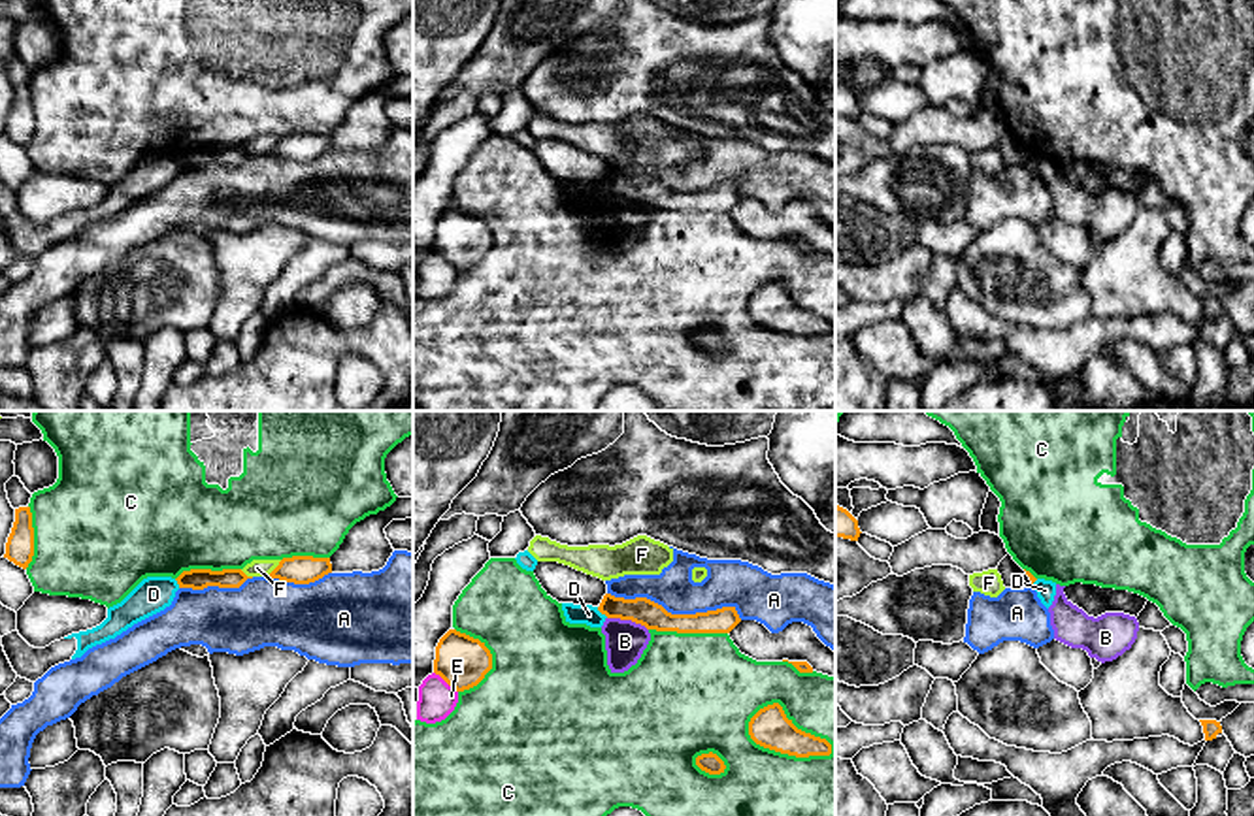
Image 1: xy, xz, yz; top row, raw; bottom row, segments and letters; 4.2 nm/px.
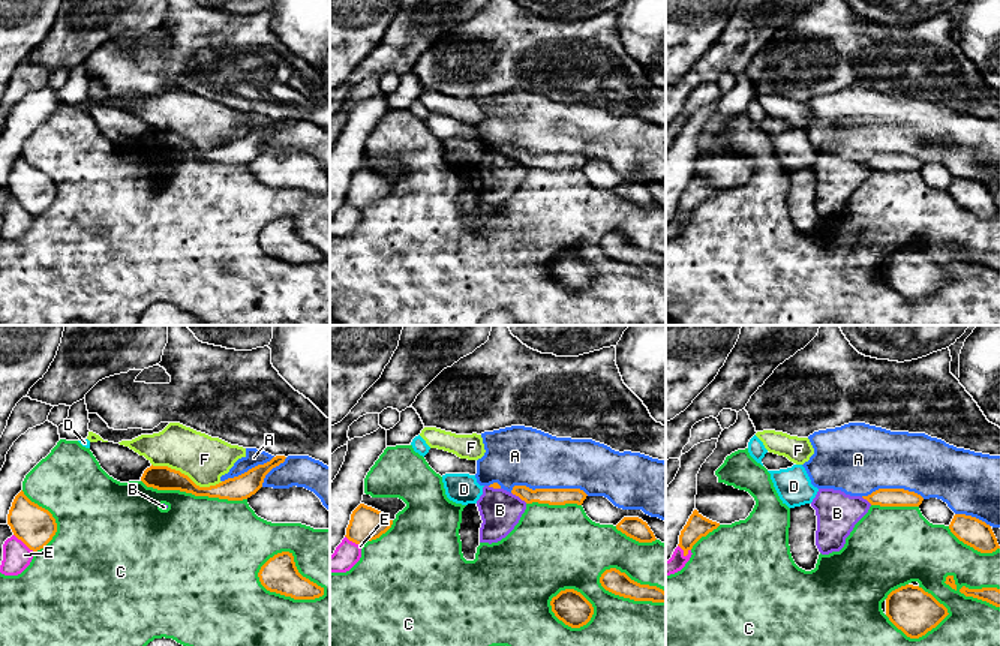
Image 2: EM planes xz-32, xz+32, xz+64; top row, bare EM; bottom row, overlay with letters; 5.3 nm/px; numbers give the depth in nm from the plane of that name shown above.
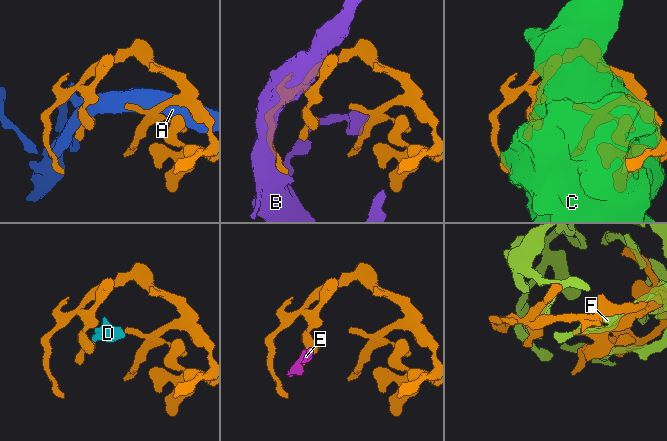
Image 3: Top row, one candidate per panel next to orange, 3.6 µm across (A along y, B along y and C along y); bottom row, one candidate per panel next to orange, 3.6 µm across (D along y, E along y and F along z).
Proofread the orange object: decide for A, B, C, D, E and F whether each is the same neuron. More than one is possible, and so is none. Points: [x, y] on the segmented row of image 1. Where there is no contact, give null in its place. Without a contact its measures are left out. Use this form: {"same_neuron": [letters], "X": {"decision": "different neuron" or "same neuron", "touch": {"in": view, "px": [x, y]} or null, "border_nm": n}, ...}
{"same_neuron": [], "A": {"decision": "different neuron", "touch": {"in": "xz", "px": [676, 615]}, "border_nm": 600}, "B": {"decision": "different neuron", "touch": {"in": "xz", "px": [628, 619]}, "border_nm": 190}, "C": {"decision": "different neuron", "touch": {"in": "xz", "px": [785, 752]}, "border_nm": 400}, "D": {"decision": "different neuron", "touch": {"in": "xz", "px": [602, 613]}, "border_nm": 70}, "E": {"decision": "different neuron", "touch": {"in": "xz", "px": [445, 681]}, "border_nm": 140}, "F": {"decision": "different neuron", "touch": {"in": "xy", "px": [274, 570]}, "border_nm": 100}}

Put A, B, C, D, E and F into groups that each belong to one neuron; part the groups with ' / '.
A / B / C / D E / F

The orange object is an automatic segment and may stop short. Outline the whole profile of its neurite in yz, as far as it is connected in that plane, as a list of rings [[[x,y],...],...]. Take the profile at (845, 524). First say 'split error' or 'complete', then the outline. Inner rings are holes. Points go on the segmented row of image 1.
complete; [[[835,505],[835,537],[858,541],[858,520],[843,507]]]

